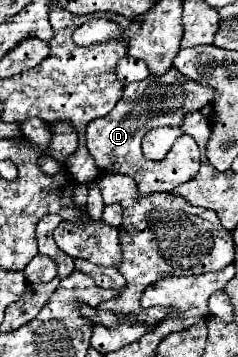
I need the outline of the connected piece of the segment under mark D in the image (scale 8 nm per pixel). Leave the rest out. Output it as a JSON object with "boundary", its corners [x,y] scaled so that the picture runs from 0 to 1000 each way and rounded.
{"boundary":[[[718,190],[685,213],[626,213],[592,230],[550,230],[517,246],[517,275],[433,331],[408,331],[366,353],[366,415],[399,443],[424,482],[500,482],[550,493],[601,543],[718,538],[735,521],[794,510],[836,482],[836,409],[803,381],[761,381],[676,454],[618,448],[592,426],[601,381],[668,347],[761,347],[769,325],[845,308],[895,280],[903,252],[887,241],[786,224],[744,190]]]}

